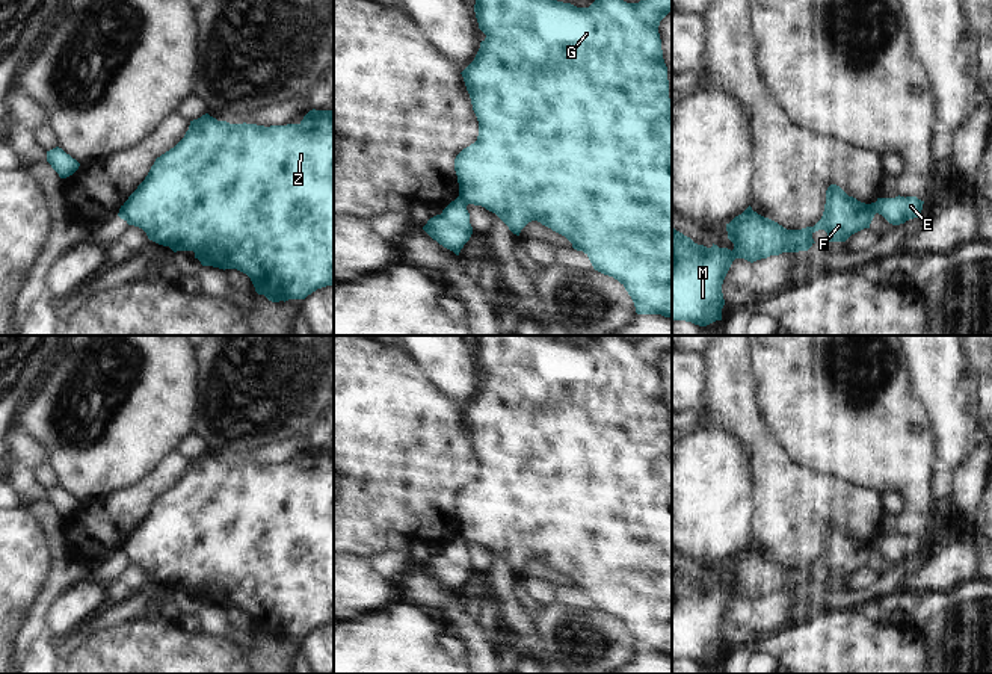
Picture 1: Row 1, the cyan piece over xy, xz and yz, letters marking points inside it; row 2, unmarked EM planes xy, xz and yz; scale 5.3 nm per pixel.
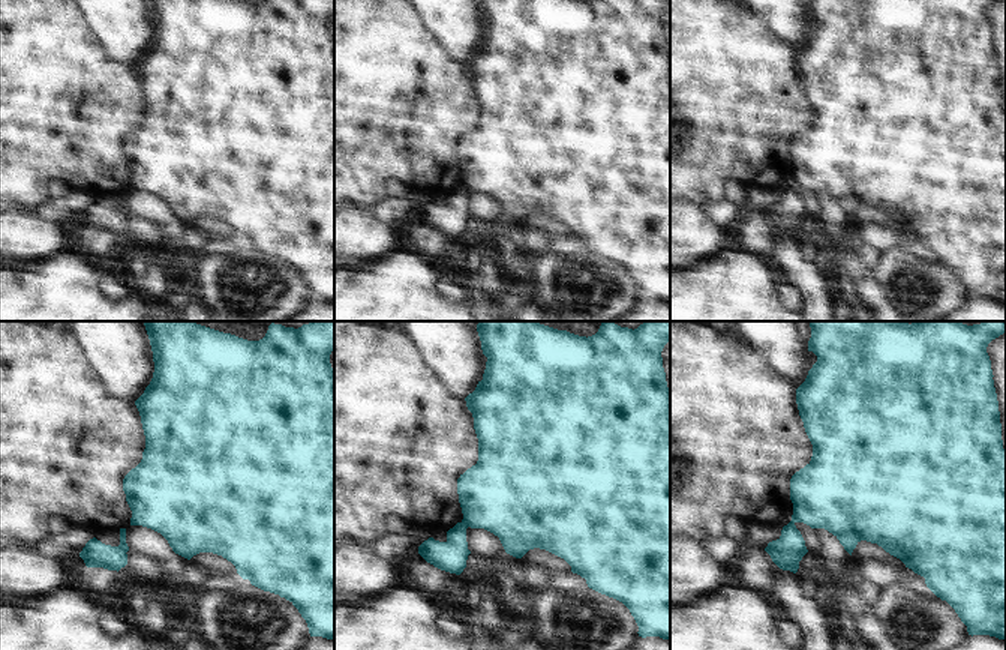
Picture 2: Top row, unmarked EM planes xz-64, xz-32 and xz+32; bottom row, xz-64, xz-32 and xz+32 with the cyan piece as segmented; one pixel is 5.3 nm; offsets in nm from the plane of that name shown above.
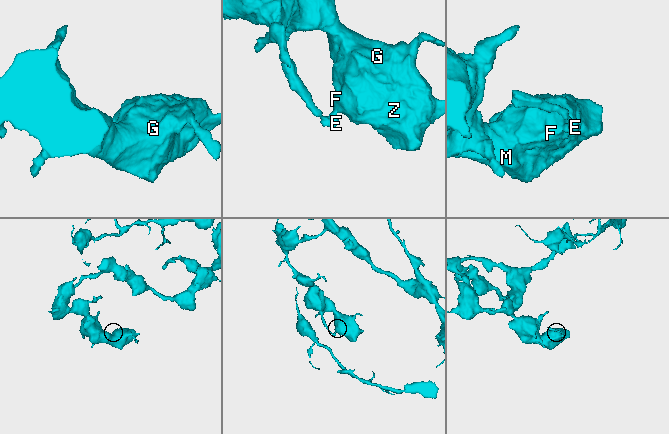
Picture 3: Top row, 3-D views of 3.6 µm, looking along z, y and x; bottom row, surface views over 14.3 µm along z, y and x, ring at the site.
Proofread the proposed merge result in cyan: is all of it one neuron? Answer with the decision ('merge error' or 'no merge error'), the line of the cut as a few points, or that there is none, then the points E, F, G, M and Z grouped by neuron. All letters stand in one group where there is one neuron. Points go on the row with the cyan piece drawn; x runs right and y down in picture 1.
merge error; cut in xz along (459, 195), (467, 204); E / F G M Z

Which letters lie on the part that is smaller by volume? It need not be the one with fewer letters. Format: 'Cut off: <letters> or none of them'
Cut off: E

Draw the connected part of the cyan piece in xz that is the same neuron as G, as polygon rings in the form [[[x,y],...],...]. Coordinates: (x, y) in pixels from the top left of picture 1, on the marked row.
[[[476,0],[474,12],[479,29],[486,35],[480,42],[480,48],[474,60],[461,73],[471,98],[473,110],[479,121],[479,136],[474,144],[464,148],[454,159],[454,171],[459,183],[459,196],[467,204],[482,206],[495,213],[509,230],[519,236],[521,230],[531,221],[538,221],[553,231],[565,236],[572,248],[583,251],[595,271],[618,280],[631,296],[637,314],[661,314],[672,317],[672,119],[667,66],[663,59],[661,39],[658,33],[660,21],[672,11],[672,0],[640,0],[639,3],[627,3],[624,0],[595,0],[589,8],[577,8],[571,3],[557,0]]]

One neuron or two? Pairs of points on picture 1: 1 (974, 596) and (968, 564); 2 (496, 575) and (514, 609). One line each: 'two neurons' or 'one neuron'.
1: two neurons
2: one neuron

